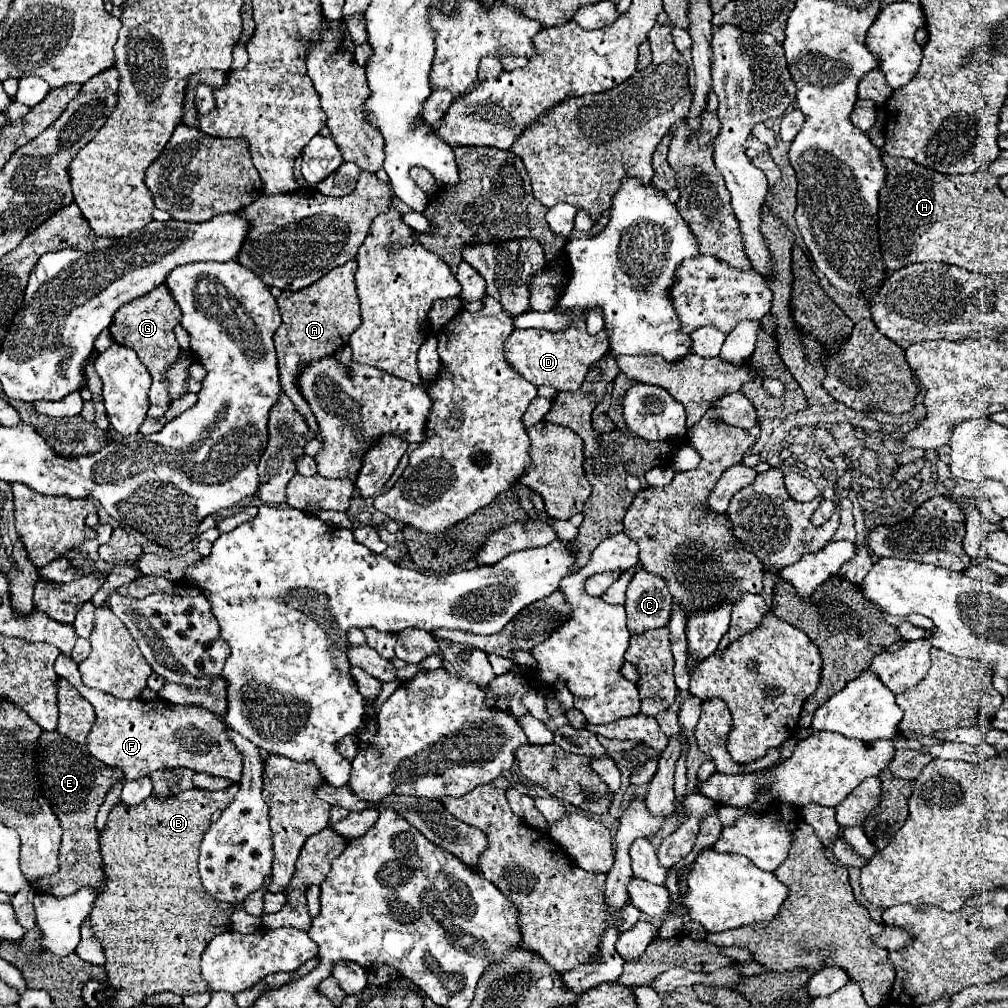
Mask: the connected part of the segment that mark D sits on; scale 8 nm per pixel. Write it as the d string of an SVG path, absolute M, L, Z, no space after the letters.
M580 317L570 325L566 331L550 333L544 329L526 329L526 331L514 331L506 341L506 361L522 375L526 381L540 385L550 385L558 391L576 391L584 375L588 373L588 367L596 363L600 357L604 357L608 351L608 335L606 331L600 331L598 335L586 333L586 321Z

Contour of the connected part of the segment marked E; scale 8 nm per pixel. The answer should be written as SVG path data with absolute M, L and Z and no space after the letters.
M42 731L36 751L36 769L42 785L42 793L50 807L54 809L60 825L62 825L62 843L60 843L60 867L58 873L50 877L40 877L32 887L38 893L48 893L54 897L66 897L84 885L100 885L102 883L102 855L98 847L98 829L94 825L98 807L102 805L110 787L124 777L120 769L106 767L96 757L90 755L84 743L70 741L62 737L58 731Z

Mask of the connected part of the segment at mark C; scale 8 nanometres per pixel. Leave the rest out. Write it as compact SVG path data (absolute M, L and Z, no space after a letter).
M640 569L626 591L626 613L630 635L666 627L670 621L672 595L662 577Z

